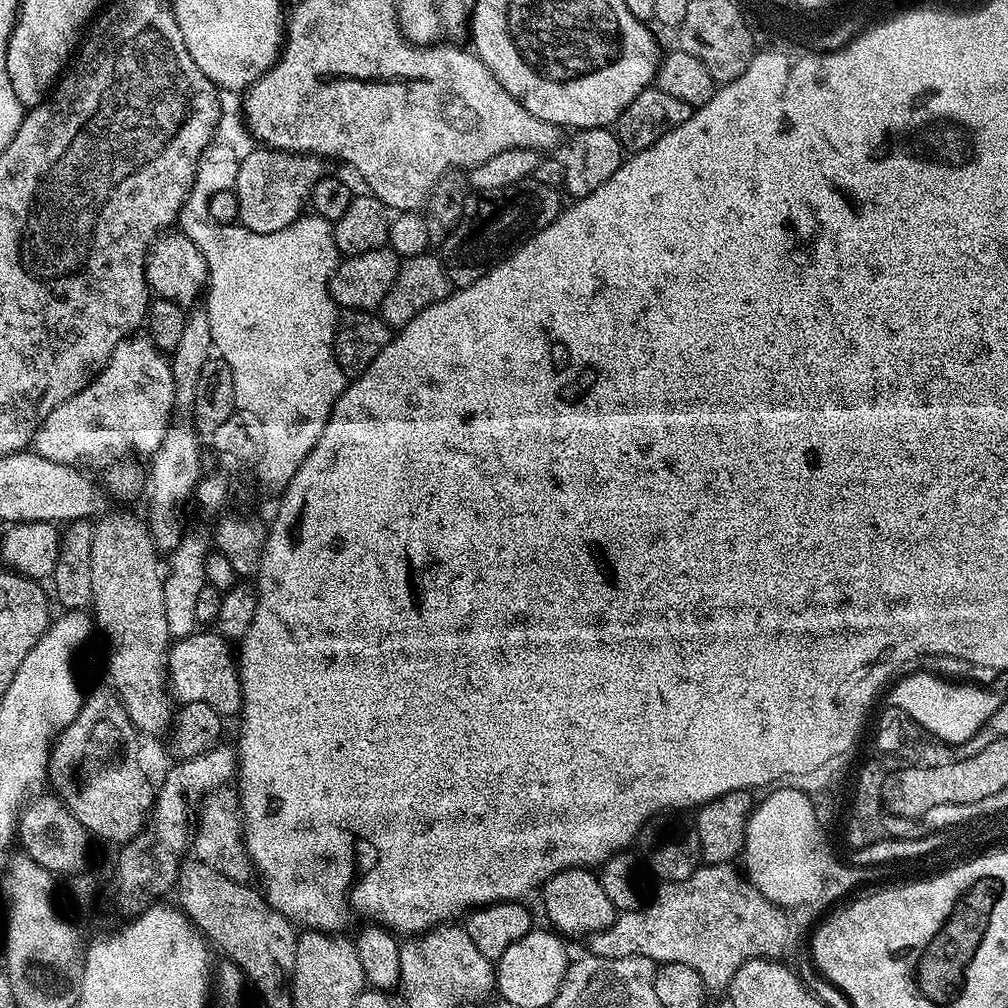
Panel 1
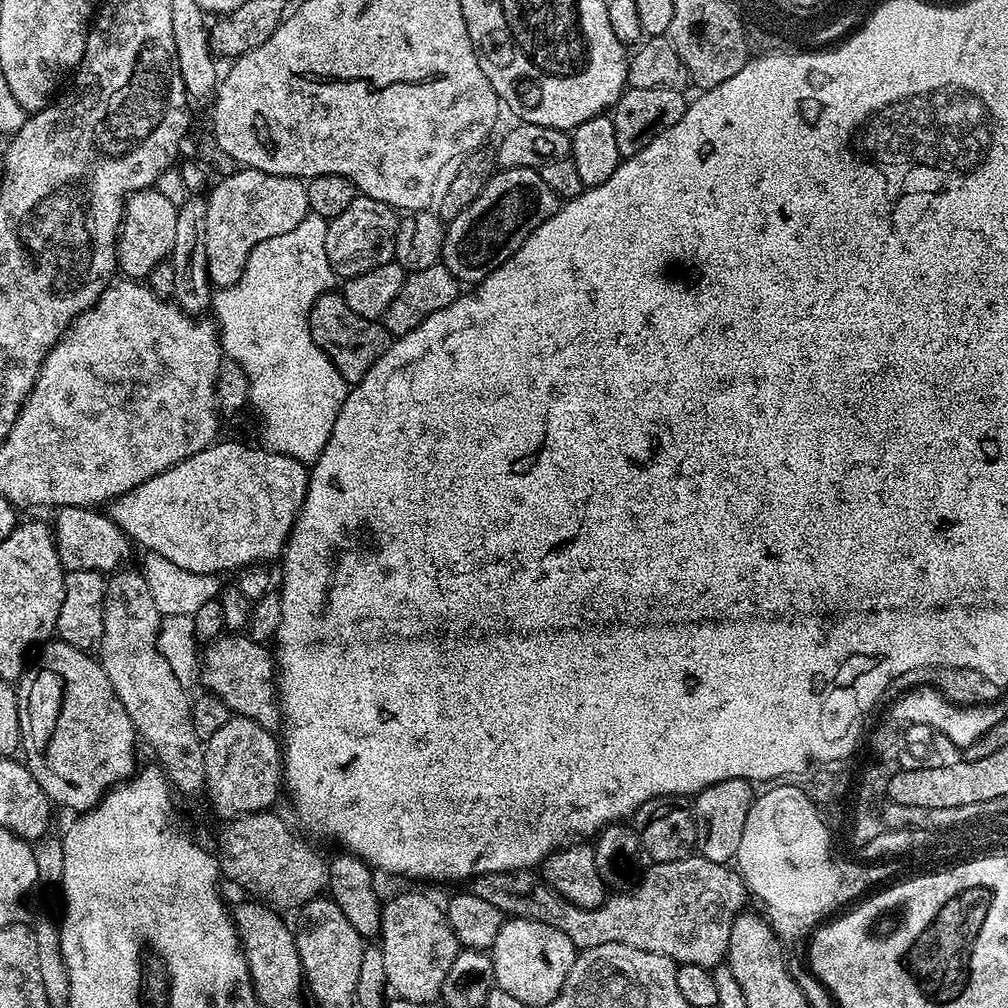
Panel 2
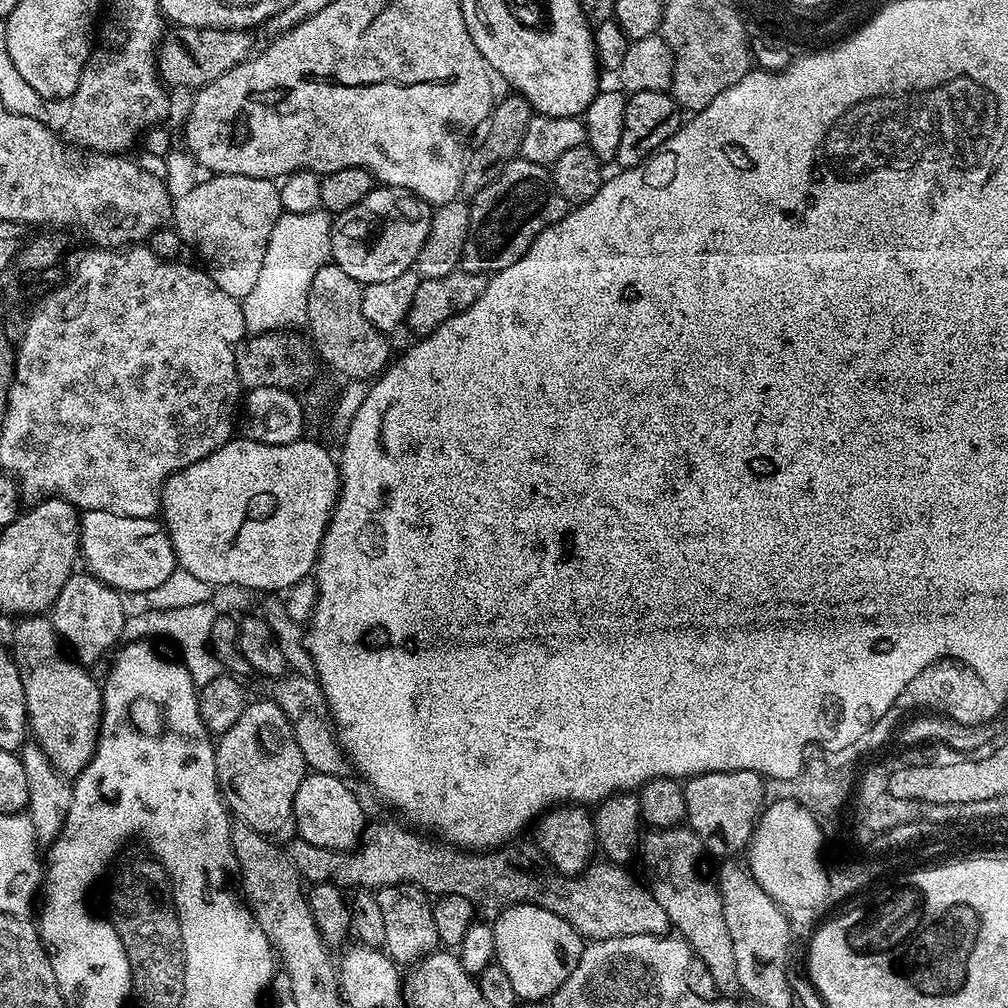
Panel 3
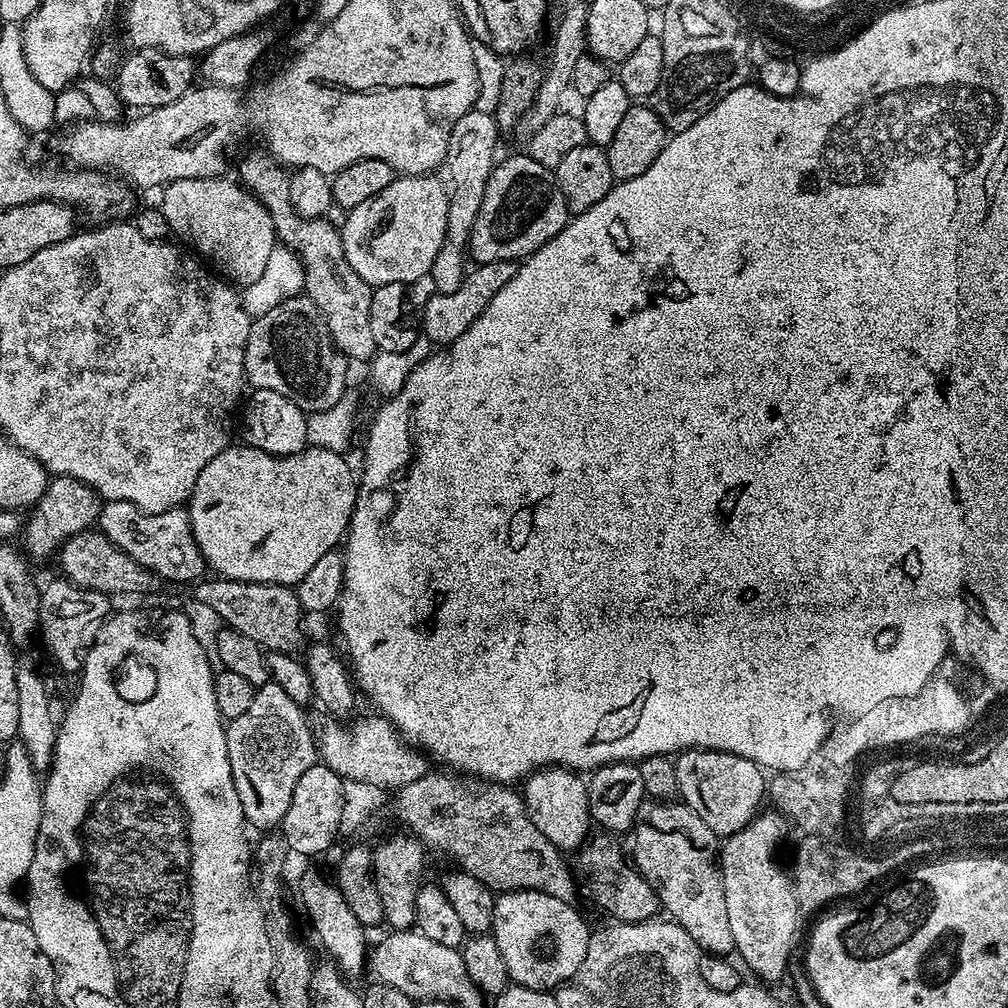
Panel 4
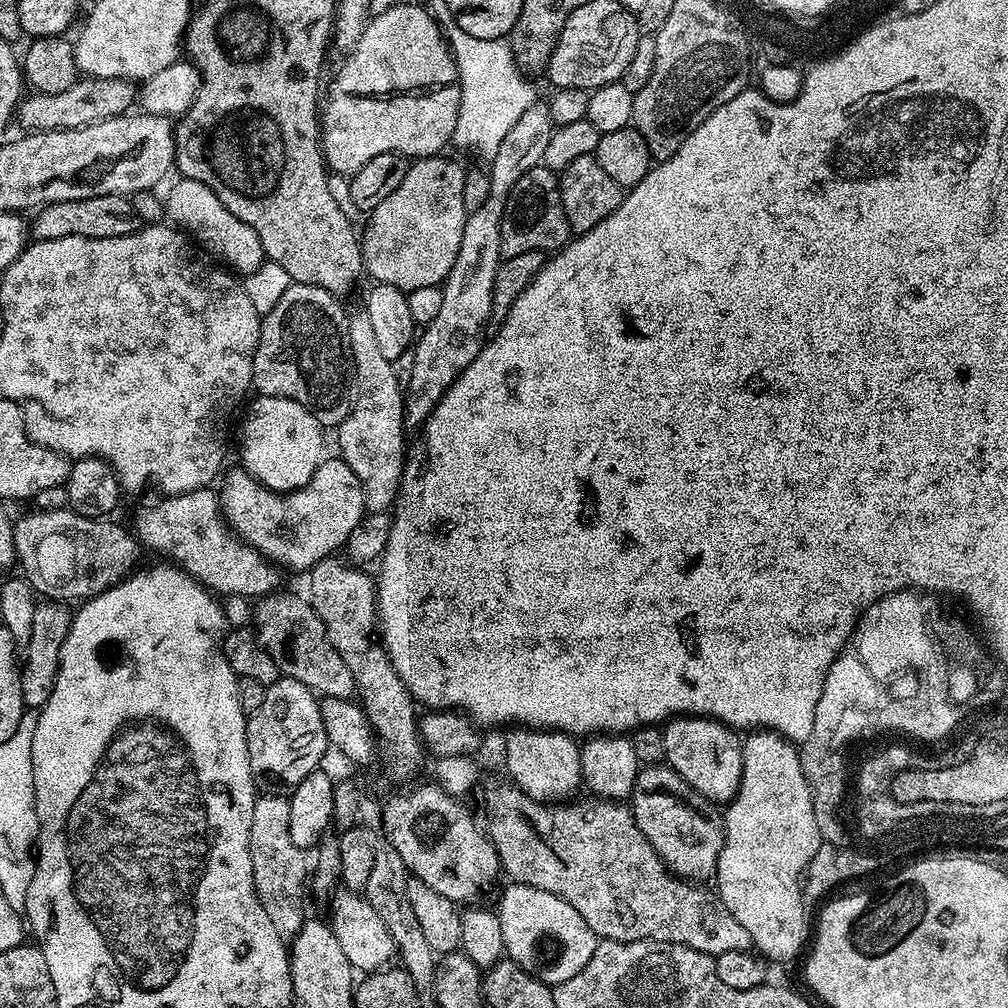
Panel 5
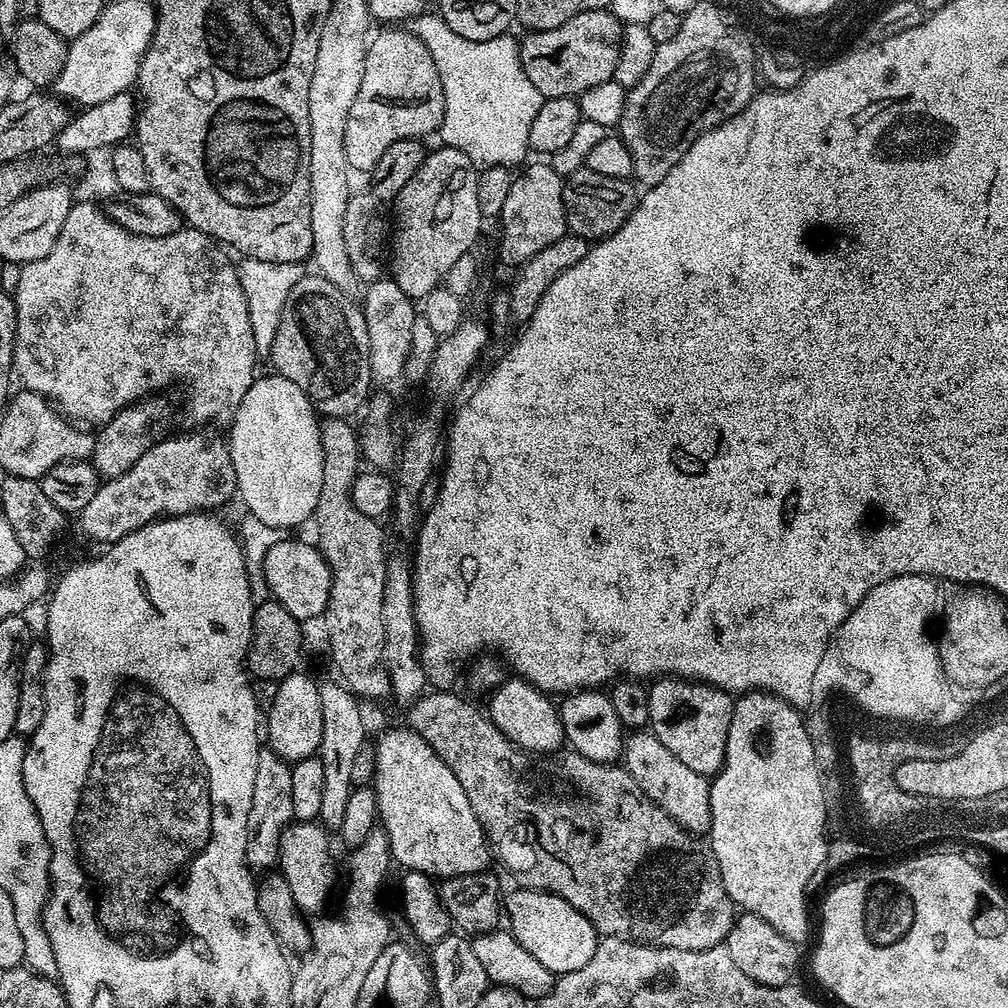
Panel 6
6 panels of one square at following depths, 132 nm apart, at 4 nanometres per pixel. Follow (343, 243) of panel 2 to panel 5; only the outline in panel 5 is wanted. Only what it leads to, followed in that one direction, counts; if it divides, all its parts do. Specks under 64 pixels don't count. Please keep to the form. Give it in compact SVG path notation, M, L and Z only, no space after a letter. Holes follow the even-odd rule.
M447 155L421 156L413 159L406 170L406 178L402 178L398 190L378 202L378 206L367 213L368 225L362 228L360 254L364 257L363 271L368 272L377 284L389 284L405 294L420 292L423 288L435 289L443 285L450 274L450 266L454 266L454 258L458 258L458 245L462 242L462 226L466 209L462 198L462 186L466 175L456 160L447 160Z

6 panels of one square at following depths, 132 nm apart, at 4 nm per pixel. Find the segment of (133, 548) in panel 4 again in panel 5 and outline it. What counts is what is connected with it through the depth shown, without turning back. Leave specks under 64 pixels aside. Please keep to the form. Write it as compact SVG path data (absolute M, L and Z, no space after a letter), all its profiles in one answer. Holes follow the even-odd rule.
M211 487L184 492L181 496L165 495L153 508L144 508L136 516L134 536L146 549L161 552L176 567L184 569L209 592L221 597L271 596L280 584L281 569L260 556L243 540L226 530L220 500Z

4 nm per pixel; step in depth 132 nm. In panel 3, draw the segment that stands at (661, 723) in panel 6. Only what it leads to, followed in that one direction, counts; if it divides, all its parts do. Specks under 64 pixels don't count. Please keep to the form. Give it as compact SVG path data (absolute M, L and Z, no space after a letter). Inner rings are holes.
M730 770L729 772L707 772L701 776L689 776L684 784L686 798L686 824L691 828L697 840L705 849L708 848L716 856L732 858L735 852L743 853L747 849L753 832L756 831L756 822L764 804L765 777L750 770Z

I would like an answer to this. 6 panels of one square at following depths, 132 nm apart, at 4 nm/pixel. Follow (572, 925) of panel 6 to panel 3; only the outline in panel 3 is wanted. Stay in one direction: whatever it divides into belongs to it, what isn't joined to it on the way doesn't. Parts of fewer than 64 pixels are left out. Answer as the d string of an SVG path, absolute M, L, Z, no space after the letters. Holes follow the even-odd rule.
M514 904L503 909L504 912L494 920L494 942L496 943L495 963L506 970L511 984L514 985L514 994L521 1001L544 1000L547 1001L566 982L566 978L578 966L578 958L584 953L585 941L579 932L574 931L570 925L558 914L533 904Z

